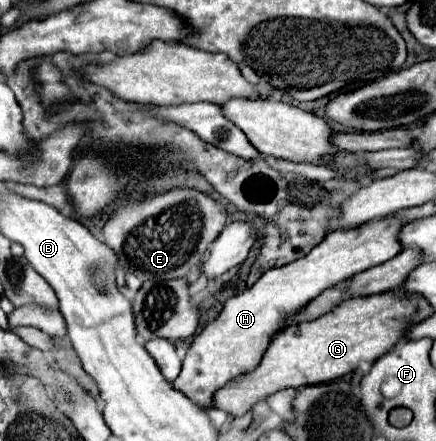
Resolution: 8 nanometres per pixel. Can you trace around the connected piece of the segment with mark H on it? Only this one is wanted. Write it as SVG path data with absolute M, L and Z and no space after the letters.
M387 216L351 230L333 232L321 244L317 244L317 248L313 248L305 258L299 258L281 268L267 270L243 294L229 298L221 314L213 322L209 322L199 336L195 336L191 350L183 360L181 374L177 376L173 386L181 390L187 398L191 398L195 404L203 406L203 410L209 410L215 390L219 390L235 376L253 370L259 364L265 348L269 346L271 336L281 330L285 316L303 308L329 286L341 284L351 276L397 256L403 250L399 242L401 228L401 218Z

